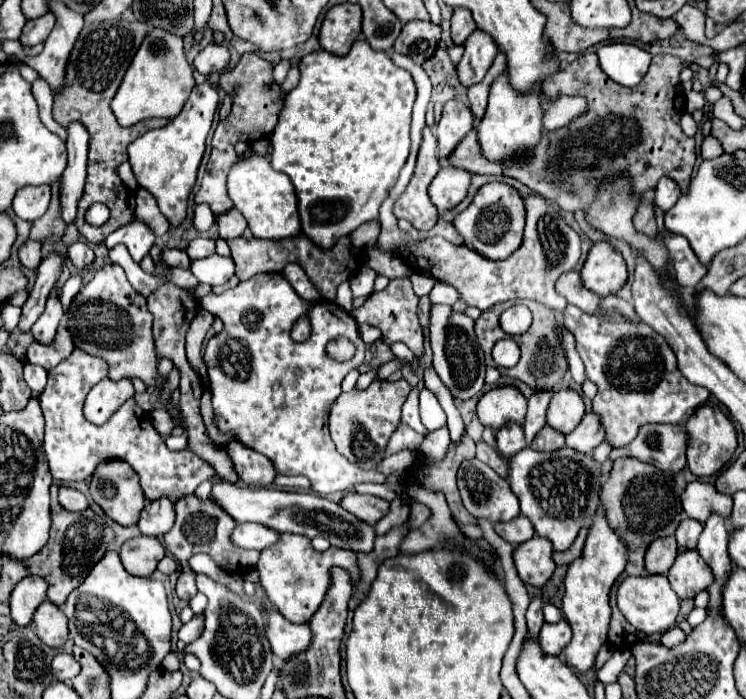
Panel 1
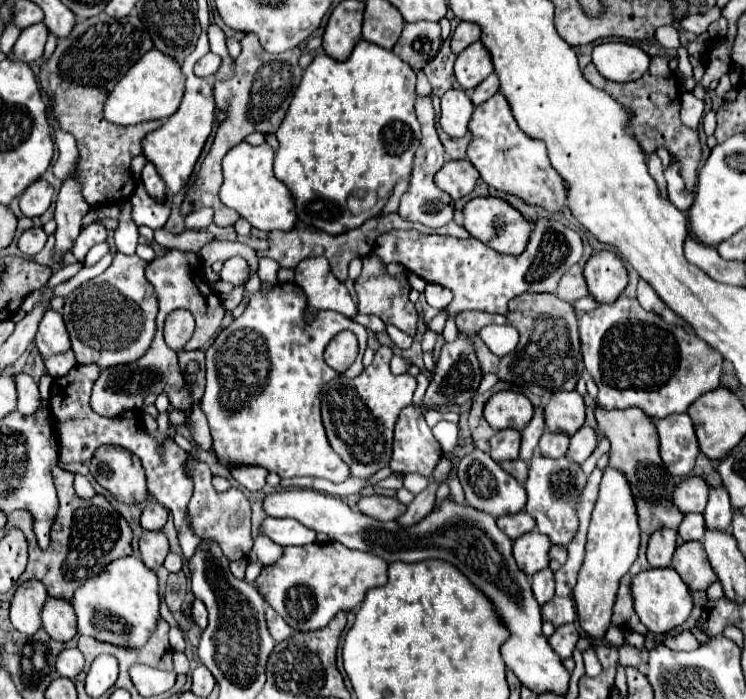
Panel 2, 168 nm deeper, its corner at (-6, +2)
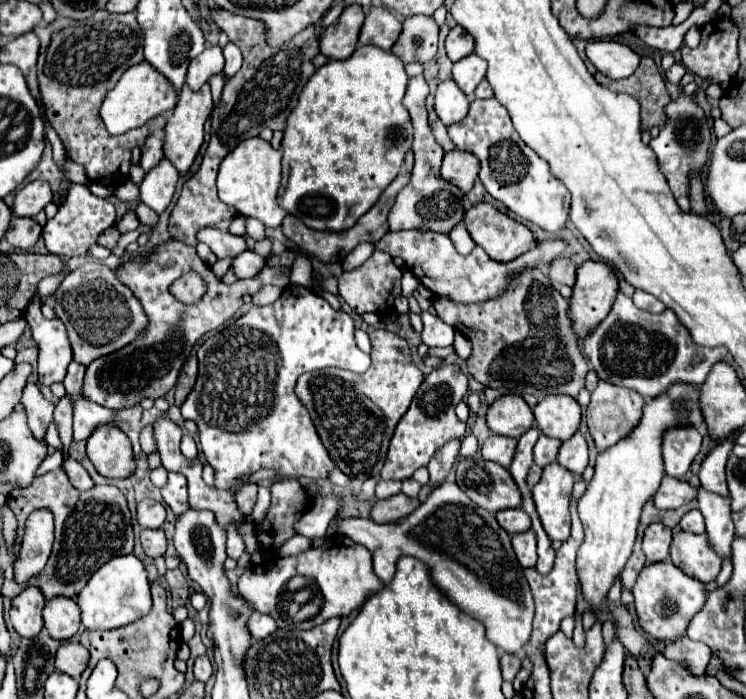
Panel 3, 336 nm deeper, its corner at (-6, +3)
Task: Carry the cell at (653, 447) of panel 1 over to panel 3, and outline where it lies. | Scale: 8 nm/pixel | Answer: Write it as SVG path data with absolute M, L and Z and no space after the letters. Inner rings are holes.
M672 427L662 437L662 457L664 457L664 471L670 477L684 477L690 469L694 457L698 455L702 445L702 435L696 427Z

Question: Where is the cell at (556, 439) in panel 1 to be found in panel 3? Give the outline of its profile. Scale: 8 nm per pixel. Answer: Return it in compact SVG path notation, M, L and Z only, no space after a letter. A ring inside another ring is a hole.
M540 435L538 443L534 447L534 463L540 465L540 467L546 467L548 463L554 463L556 457L558 457L560 445L562 445L562 441L546 437L546 435Z

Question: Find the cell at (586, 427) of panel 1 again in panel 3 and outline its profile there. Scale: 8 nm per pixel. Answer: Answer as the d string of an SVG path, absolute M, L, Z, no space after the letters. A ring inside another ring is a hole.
M576 431L572 439L562 443L558 453L558 463L562 463L562 467L570 469L576 475L584 473L588 465L588 443L580 431Z

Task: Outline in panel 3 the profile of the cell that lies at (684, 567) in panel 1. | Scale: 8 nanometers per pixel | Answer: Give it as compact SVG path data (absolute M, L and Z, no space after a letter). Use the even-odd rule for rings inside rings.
M686 531L674 535L670 545L670 559L686 575L702 583L714 581L722 565L722 559L714 555L714 549L710 547L706 535L694 535Z

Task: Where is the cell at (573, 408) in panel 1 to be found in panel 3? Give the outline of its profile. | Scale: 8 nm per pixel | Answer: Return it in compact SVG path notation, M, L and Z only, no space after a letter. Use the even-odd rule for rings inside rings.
M546 395L534 407L534 419L538 429L554 439L568 441L580 425L582 409L570 395Z

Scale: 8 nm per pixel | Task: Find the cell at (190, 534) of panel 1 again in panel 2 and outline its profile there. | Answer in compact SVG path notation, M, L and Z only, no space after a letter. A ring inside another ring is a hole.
M188 456L188 460L184 462L184 468L186 468L186 474L190 476L190 480L194 482L194 496L190 498L190 504L188 504L188 514L192 518L194 534L200 538L218 540L222 552L226 552L226 556L230 560L240 560L240 558L248 556L248 552L254 546L254 540L250 536L250 502L248 502L248 498L238 488L230 488L228 492L216 492L210 482L212 472L210 472L208 464L202 460Z

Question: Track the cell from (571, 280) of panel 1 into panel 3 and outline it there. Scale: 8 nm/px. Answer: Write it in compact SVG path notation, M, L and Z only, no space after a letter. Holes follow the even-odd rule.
M562 257L562 259L556 259L552 265L550 265L550 279L554 283L562 283L562 285L568 285L568 287L574 287L576 283L576 265Z

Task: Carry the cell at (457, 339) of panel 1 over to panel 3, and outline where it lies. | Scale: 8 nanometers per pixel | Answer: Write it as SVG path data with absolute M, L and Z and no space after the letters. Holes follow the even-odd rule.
M444 363L442 367L432 369L424 377L418 393L414 395L410 409L396 425L388 449L388 461L384 463L380 473L382 479L398 479L398 481L410 479L416 469L428 465L428 461L442 445L446 445L450 439L462 439L466 433L466 423L458 421L454 407L466 395L468 395L468 377L456 363Z

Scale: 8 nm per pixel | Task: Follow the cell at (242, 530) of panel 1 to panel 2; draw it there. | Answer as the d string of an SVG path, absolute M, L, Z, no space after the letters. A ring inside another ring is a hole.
M268 516L262 522L260 532L282 546L316 542L316 532L310 532L310 528L298 524L298 520L294 520L294 518L270 518Z

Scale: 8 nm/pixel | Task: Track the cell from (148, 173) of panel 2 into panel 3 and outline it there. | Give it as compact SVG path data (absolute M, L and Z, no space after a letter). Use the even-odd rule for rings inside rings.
M150 135L150 139L146 139L146 143L144 143L144 147L142 147L140 167L142 167L144 171L150 171L150 169L154 169L154 167L160 163L162 157L164 157L164 153L162 153L162 139Z

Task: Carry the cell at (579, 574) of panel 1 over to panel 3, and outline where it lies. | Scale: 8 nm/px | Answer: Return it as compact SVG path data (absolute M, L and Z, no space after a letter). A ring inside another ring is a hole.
M684 383L672 387L666 395L660 395L658 399L646 403L644 417L638 423L638 427L628 437L618 441L614 447L602 451L596 459L594 477L578 503L578 515L584 523L586 537L582 541L576 561L582 597L594 613L600 613L610 587L624 571L636 541L640 511L644 503L660 487L660 479L664 475L660 449L662 431L678 423L698 425L698 429L704 429L702 411L698 405L698 389L686 387Z

